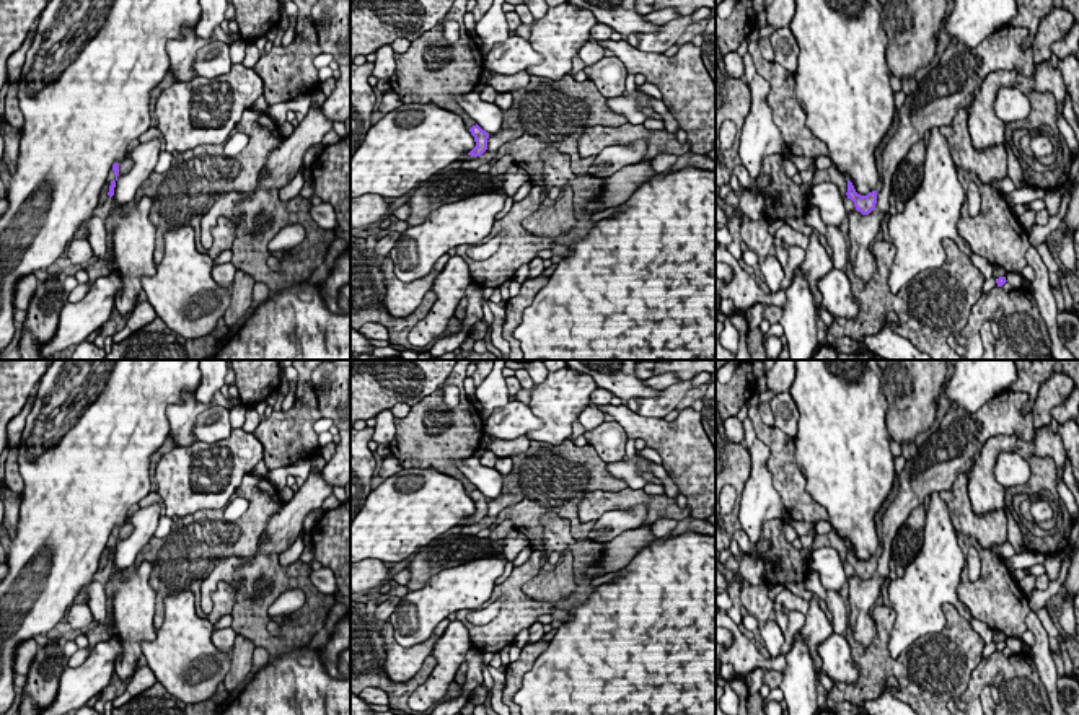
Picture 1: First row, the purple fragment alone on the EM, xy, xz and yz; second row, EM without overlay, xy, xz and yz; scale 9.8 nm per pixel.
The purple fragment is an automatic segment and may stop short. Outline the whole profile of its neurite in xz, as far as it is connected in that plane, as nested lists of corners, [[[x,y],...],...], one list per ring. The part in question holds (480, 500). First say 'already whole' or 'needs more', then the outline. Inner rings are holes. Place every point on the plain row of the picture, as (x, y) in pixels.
already whole; [[[478,489],[469,493],[474,502],[476,511],[468,518],[471,521],[481,521],[487,515],[489,498],[482,495]]]

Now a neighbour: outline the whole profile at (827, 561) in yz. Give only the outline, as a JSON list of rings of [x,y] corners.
[[[823,547],[813,551],[810,568],[820,575],[820,581],[826,591],[841,591],[846,573],[836,549]]]

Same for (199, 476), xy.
[[[243,428],[212,445],[194,441],[161,454],[155,480],[166,516],[223,508],[262,456],[261,441]]]

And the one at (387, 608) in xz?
[[[390,596],[386,601],[377,606],[377,611],[373,612],[375,619],[383,624],[390,619],[390,616],[394,612],[396,606],[399,604],[399,596]]]

